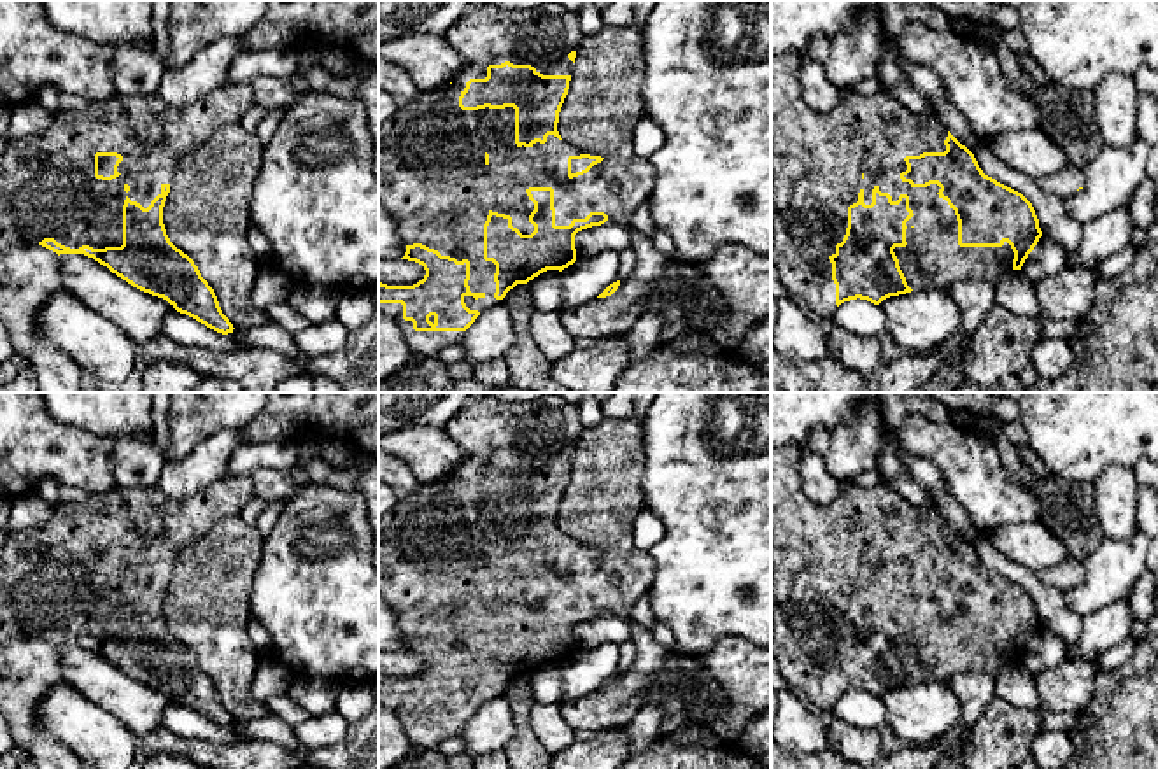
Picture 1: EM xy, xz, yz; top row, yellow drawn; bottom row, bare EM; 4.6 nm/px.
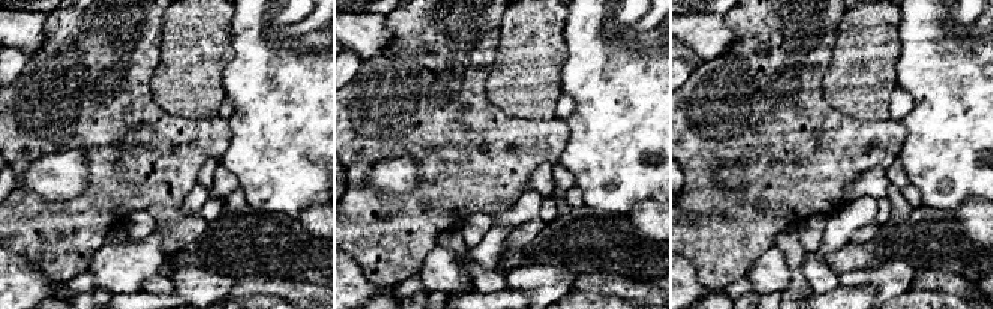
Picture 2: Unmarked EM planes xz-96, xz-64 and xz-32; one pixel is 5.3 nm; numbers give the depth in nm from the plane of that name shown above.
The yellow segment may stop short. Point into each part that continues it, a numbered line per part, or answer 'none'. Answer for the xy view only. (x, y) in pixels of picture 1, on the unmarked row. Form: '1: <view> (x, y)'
1: xy (48, 582)

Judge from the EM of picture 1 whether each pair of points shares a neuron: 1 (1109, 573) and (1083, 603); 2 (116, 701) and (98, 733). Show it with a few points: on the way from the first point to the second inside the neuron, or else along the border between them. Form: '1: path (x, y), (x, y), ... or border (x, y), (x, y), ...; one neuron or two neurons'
1: path (1106, 580), (1090, 596); one neuron
2: border (74, 689), (107, 710), (134, 736); two neurons

